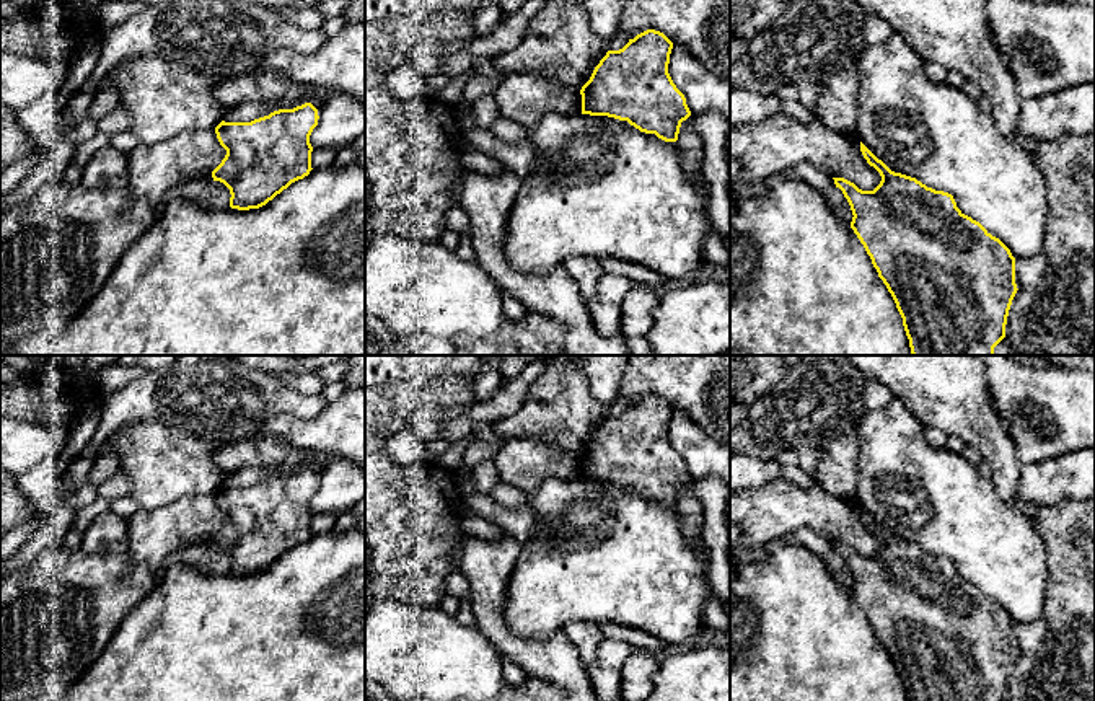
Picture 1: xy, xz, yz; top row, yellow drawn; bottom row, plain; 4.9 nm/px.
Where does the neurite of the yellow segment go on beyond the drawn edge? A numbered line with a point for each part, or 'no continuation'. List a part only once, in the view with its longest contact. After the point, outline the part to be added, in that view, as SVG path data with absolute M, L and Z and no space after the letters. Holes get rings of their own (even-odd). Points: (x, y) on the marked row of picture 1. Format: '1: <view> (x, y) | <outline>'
no continuation

